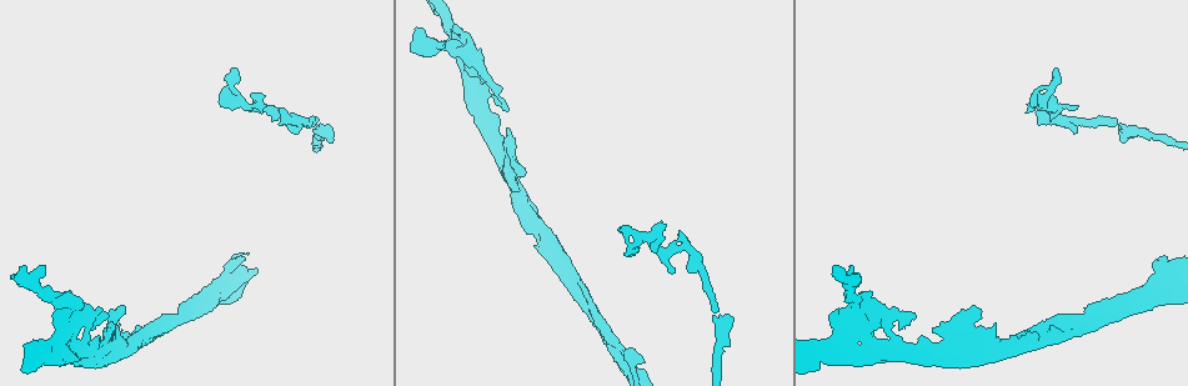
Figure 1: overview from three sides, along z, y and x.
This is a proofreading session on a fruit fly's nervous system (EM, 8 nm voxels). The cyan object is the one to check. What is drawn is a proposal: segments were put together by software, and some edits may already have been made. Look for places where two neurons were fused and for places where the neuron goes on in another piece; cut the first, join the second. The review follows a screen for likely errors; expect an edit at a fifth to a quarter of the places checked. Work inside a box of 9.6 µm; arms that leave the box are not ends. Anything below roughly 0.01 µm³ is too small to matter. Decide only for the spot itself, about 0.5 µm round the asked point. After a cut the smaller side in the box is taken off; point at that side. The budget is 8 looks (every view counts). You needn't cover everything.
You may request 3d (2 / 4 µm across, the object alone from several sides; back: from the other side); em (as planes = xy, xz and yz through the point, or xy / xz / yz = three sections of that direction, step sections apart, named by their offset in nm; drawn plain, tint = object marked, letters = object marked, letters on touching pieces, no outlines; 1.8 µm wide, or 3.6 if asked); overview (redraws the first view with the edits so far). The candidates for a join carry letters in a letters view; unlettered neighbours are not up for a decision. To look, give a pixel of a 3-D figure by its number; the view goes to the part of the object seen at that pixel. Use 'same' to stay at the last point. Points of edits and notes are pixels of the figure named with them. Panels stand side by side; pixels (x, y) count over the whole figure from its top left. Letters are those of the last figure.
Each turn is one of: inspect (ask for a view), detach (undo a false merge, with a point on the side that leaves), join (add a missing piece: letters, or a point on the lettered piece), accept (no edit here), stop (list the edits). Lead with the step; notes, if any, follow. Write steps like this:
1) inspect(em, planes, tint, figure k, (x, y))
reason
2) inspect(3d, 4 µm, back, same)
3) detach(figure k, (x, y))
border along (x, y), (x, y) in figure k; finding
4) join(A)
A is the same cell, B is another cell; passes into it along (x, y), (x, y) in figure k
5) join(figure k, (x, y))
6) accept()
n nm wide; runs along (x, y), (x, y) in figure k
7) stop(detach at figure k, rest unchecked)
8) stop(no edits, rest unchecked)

inspect(em, xy, step 4, tint, figure 1, (865, 322))

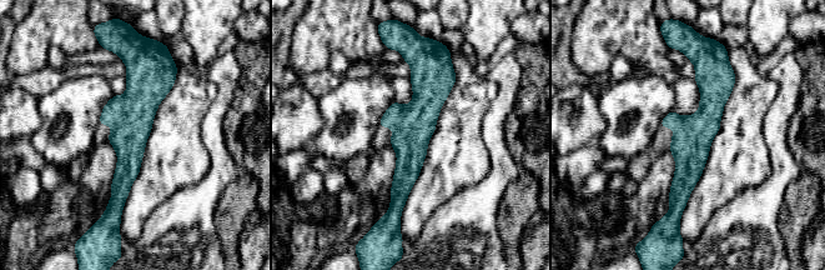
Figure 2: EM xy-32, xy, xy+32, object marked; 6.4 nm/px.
inspect(em, xy, step 4, letters, same)

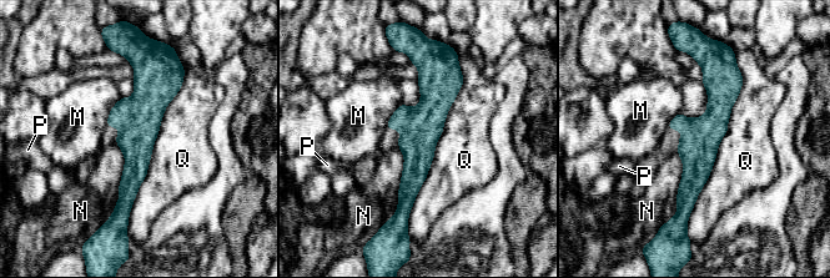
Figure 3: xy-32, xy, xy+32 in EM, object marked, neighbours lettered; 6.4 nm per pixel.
accept()
M, N, P and Q are other cells; border along (458, 61), (462, 86), (407, 225) in figure 3; continuous, no second neuron

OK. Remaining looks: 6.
inspect(em, 3.6 µm, planes, plain, figure 1, (816, 367))

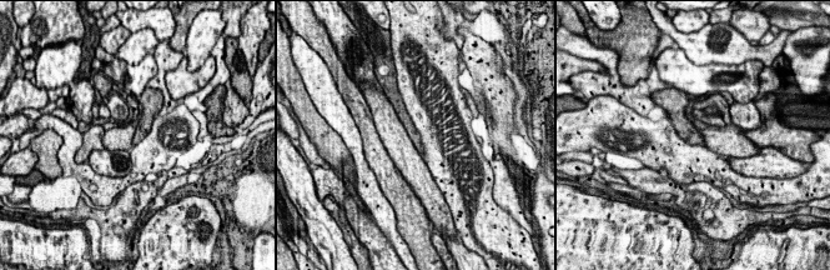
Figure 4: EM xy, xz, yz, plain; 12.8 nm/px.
inspect(em, 3.6 µm, planes, tint, same)
where the object lies

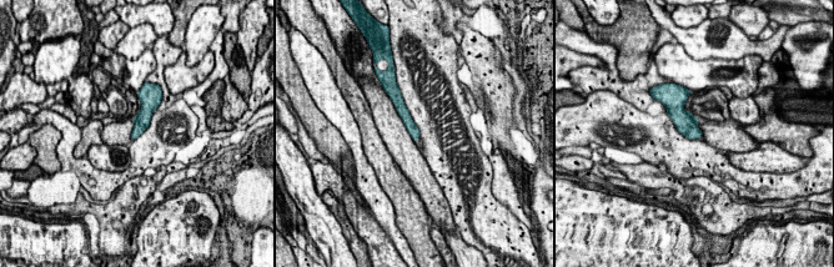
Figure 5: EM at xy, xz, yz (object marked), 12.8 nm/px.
inspect(em, 3.6 µm, planes, letters, same)
see the neighbours

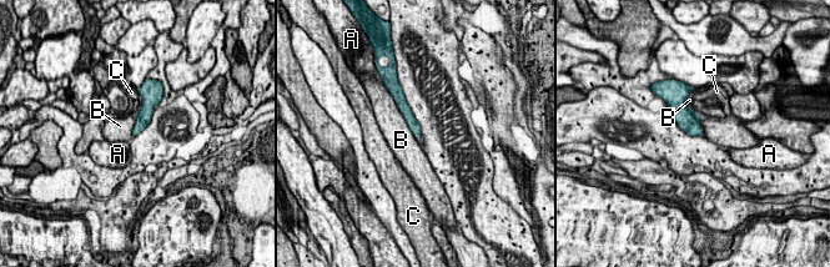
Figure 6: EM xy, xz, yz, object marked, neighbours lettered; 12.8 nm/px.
accept()
B touches over 650 nm; A, B and C are other cells; border along (392, 95), (407, 126), (416, 137) in figure 6; continuous, no second neuron

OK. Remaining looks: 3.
inspect(em, yz, step 4, letters, figure 1, (717, 311))
an open end

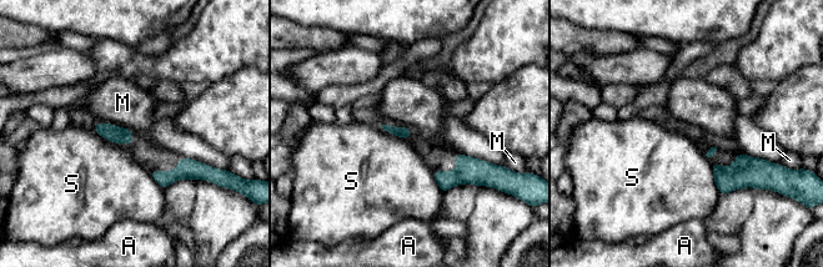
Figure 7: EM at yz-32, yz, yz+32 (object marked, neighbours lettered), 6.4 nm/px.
inspect(em, planes, letters, same)

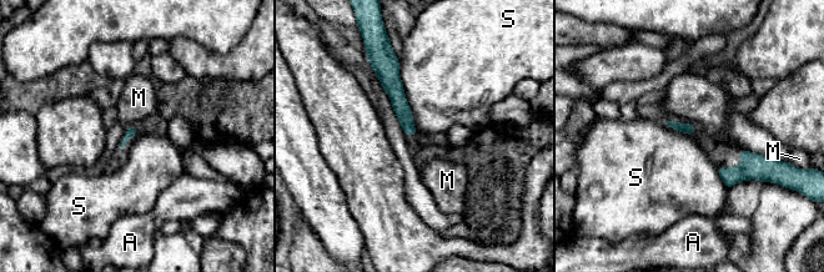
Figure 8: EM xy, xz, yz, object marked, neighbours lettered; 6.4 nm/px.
accept()
A, M and S are other cells; runs along (388, 64), (388, 77), (410, 132) in figure 8; no lettered piece goes on from it

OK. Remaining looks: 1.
stop(no edits, rest unchecked)

